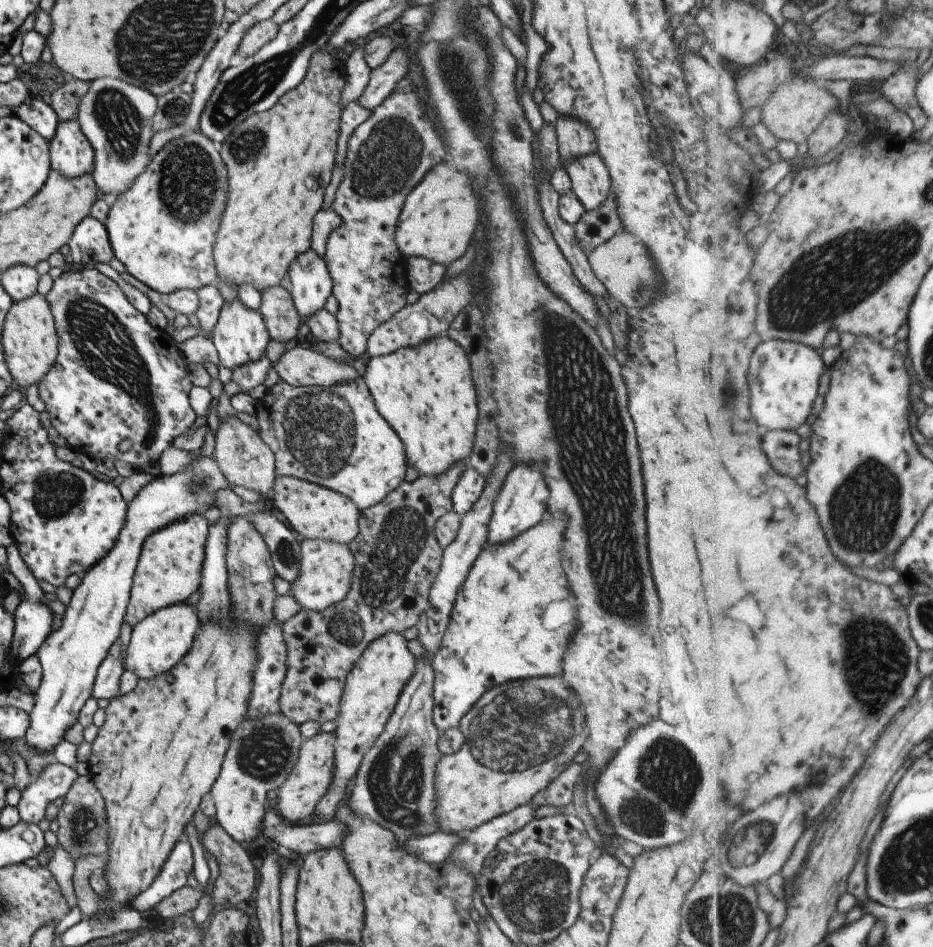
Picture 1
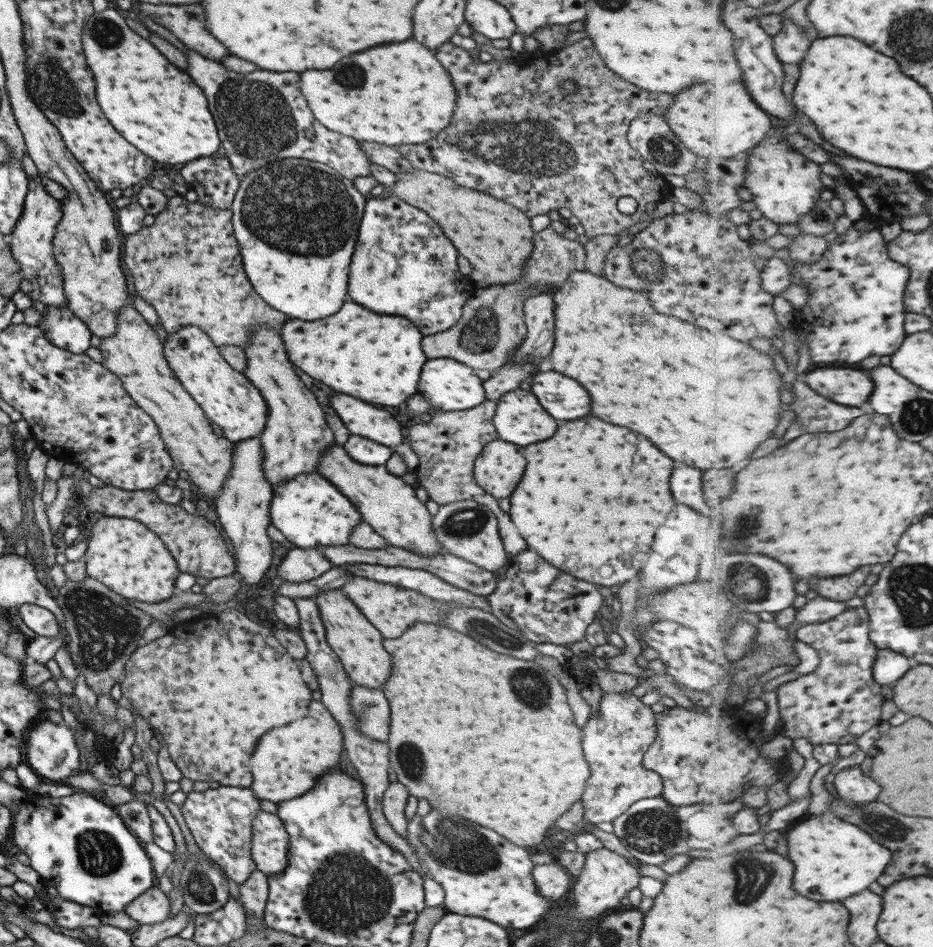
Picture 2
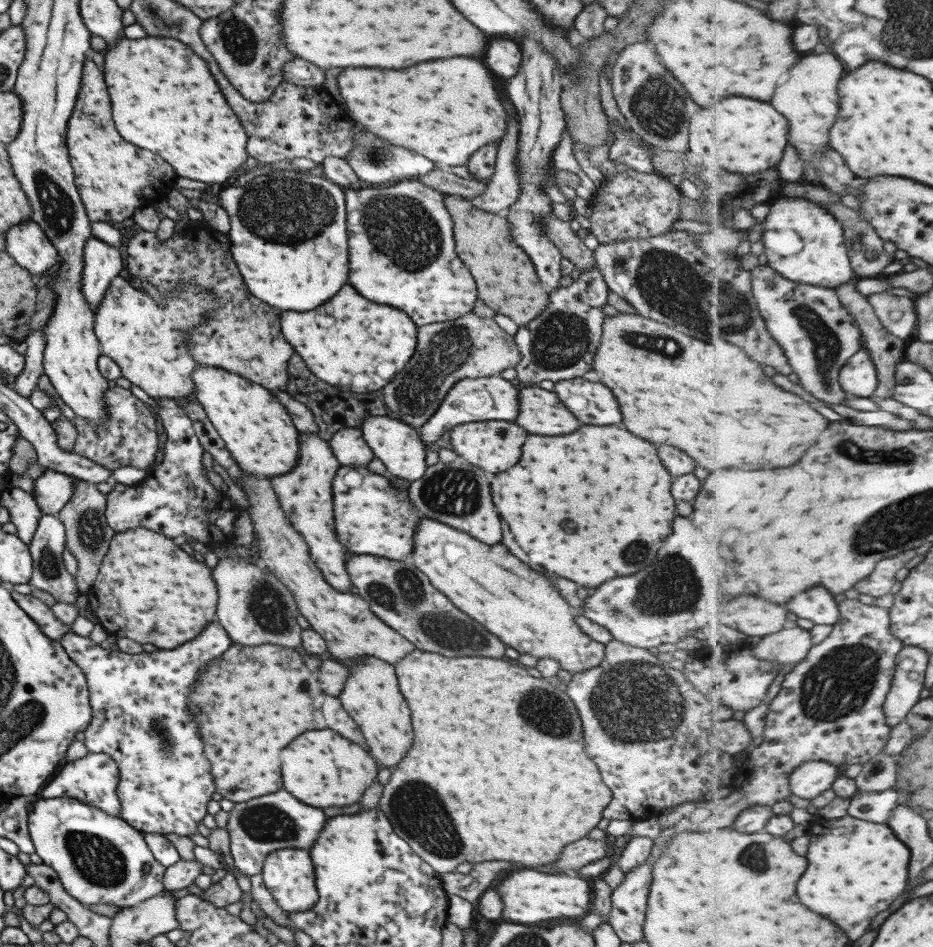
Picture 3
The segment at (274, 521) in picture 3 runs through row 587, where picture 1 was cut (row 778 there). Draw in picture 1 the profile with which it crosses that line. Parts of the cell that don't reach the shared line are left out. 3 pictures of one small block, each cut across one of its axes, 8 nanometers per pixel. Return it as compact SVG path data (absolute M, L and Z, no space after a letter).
M319 733L313 738L305 738L299 749L299 758L289 776L278 789L276 789L278 805L277 814L288 823L300 824L316 811L320 798L329 790L333 778L333 742L332 733Z

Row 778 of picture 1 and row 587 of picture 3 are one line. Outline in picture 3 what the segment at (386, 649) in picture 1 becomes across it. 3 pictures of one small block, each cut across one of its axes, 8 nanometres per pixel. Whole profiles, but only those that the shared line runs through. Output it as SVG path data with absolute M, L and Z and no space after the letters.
M300 434L300 460L290 472L272 477L270 481L288 522L308 545L310 557L321 570L326 583L336 591L349 592L353 585L344 560L346 548L334 536L336 522L332 512L332 481L340 467L329 441L317 434Z

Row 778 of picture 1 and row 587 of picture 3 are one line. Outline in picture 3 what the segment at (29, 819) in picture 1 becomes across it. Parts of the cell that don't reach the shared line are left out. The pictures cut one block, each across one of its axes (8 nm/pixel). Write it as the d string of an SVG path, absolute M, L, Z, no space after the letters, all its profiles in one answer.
M44 515L40 518L37 530L30 542L29 550L34 562L32 578L29 585L31 588L51 594L57 602L74 604L80 593L76 587L75 578L69 574L63 562L63 552L66 547L65 527L59 518L54 515Z

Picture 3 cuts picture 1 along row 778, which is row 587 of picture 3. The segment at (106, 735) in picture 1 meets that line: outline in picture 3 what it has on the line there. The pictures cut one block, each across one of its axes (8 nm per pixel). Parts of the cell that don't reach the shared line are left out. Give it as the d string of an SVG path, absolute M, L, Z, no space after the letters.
M146 528L126 530L110 540L98 577L85 594L92 614L108 635L131 638L141 645L152 644L160 651L173 650L191 641L207 624L216 620L218 587L212 580L211 568L196 562L179 546L174 546L177 542Z

